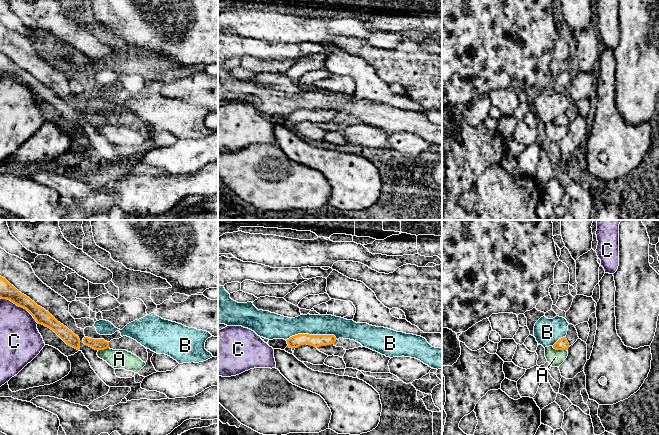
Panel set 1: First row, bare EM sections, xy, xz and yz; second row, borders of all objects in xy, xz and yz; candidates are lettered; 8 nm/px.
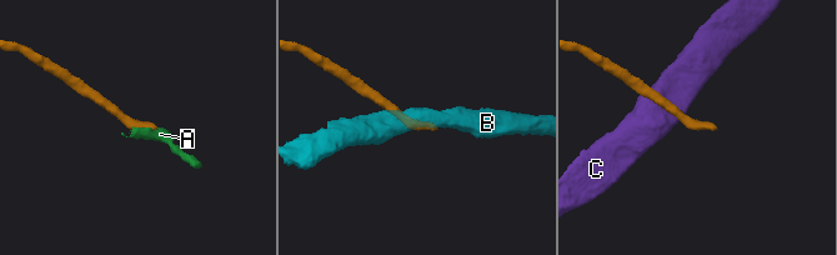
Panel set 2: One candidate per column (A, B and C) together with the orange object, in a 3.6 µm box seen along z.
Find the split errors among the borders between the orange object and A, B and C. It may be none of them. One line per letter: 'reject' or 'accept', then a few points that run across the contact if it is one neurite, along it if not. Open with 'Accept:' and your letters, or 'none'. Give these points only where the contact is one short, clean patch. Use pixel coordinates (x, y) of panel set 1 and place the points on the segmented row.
Accept: none
A: reject; line yz (552, 346), (558, 350), (566, 350)
B: reject
C: reject; line xy (0, 297), (9, 299), (23, 307), (38, 323)

